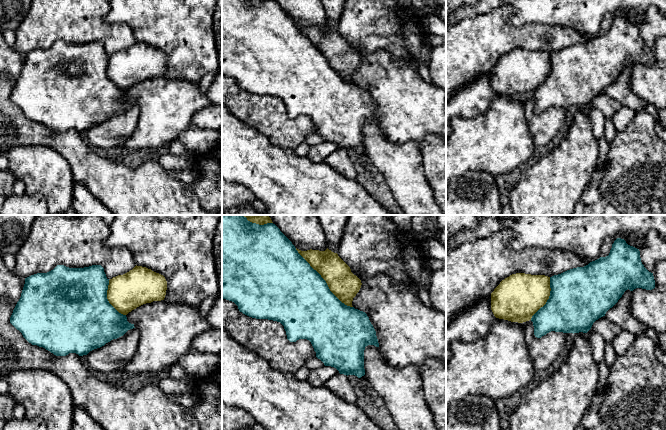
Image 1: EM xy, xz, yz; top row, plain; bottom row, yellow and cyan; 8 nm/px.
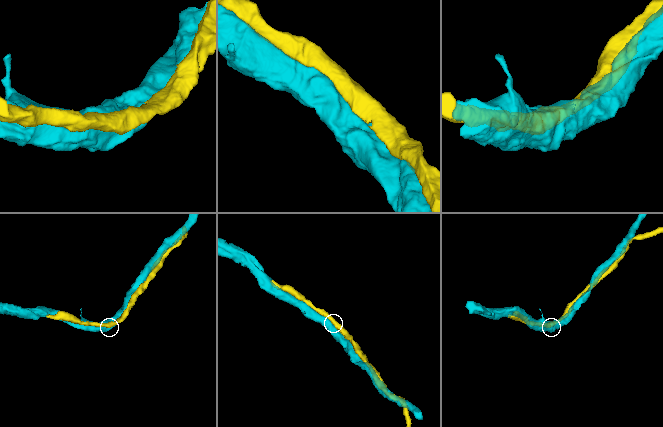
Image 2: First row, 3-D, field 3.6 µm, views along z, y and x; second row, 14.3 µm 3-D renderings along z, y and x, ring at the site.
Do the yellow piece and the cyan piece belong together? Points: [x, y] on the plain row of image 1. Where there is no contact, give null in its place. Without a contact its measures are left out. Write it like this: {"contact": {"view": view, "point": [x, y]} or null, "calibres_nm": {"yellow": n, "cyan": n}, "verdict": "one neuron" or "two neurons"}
{"contact": {"view": "xz", "point": [324, 55]}, "calibres_nm": {"yellow": 220, "cyan": 500}, "verdict": "one neuron"}

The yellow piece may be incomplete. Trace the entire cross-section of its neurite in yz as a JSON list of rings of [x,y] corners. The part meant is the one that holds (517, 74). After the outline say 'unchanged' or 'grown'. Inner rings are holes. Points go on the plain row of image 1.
[[[617,14],[612,20],[608,32],[600,33],[584,43],[573,44],[552,53],[525,49],[510,51],[502,56],[491,69],[491,86],[494,92],[499,95],[518,99],[531,96],[534,102],[534,111],[537,114],[541,114],[551,107],[573,110],[587,109],[593,99],[605,92],[606,88],[618,78],[626,66],[633,67],[636,64],[654,65],[653,49],[649,48],[642,40],[639,25],[628,21],[624,15]]]; grown

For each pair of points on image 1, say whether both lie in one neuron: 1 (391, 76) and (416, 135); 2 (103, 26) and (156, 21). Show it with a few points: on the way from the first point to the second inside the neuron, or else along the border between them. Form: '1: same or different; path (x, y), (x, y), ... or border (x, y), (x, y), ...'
1: same; path (398, 91), (409, 109), (412, 120)
2: different; border (108, 10), (105, 18), (125, 23), (136, 40)

